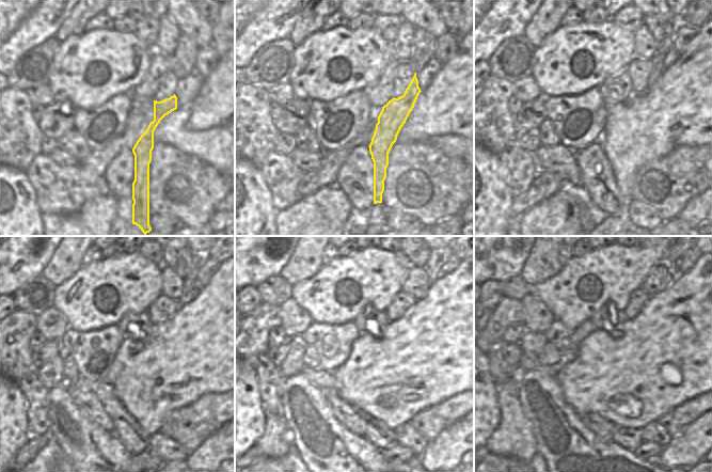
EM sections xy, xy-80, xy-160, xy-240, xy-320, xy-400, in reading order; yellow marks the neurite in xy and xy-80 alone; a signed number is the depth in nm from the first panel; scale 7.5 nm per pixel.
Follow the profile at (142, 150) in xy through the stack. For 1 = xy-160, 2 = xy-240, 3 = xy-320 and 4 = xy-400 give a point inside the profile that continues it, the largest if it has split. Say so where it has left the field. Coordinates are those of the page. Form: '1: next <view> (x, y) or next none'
1: next xy-160 (657, 62)
2: next xy-240 (189, 280)
3: next xy-320 (437, 257)
4: next xy-400 (674, 261)

